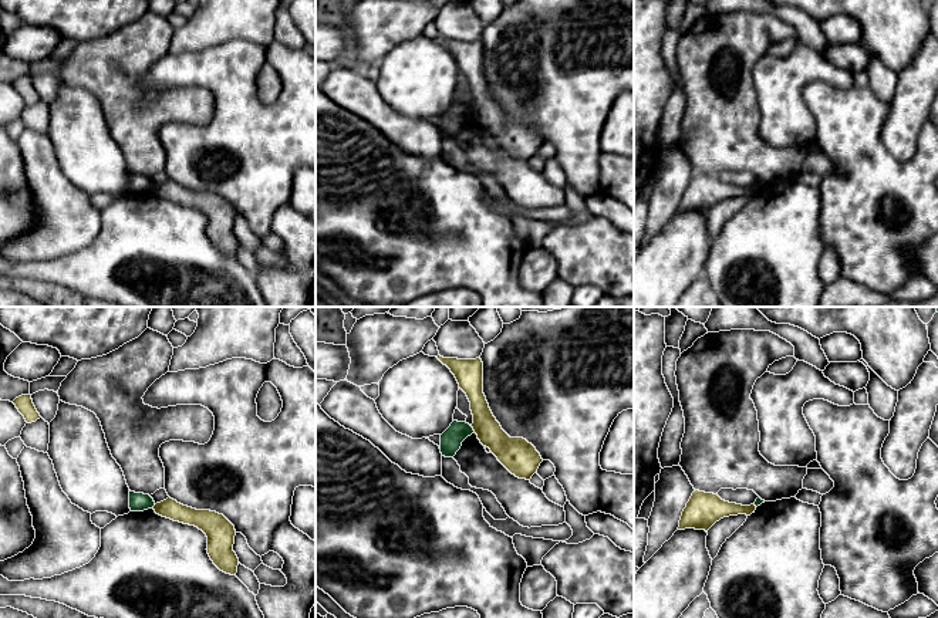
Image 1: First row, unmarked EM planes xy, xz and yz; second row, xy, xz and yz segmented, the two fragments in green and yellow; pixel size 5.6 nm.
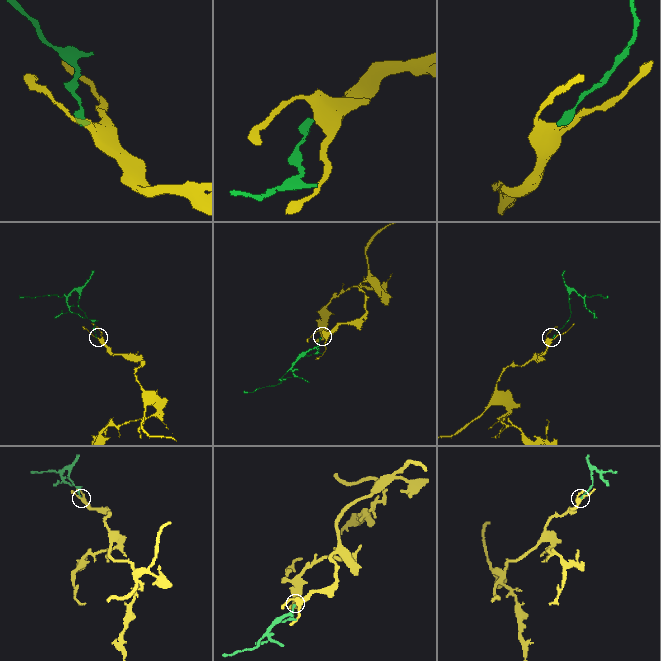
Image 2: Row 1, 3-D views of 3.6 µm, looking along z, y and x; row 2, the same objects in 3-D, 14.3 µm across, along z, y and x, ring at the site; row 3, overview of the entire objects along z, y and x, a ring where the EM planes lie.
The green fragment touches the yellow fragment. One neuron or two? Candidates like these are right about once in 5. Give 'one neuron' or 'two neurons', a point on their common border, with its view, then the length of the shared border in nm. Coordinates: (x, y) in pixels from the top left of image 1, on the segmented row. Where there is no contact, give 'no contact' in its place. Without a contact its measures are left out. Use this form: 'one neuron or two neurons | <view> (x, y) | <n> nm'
two neurons | xz (472, 429) | 40 nm

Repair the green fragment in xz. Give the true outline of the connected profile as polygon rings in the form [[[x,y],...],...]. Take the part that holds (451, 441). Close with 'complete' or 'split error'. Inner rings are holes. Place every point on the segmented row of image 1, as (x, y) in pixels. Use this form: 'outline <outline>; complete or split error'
outline [[[453,421],[441,435],[441,453],[445,457],[453,457],[460,449],[462,442],[473,433],[473,428],[466,422]]]; complete

